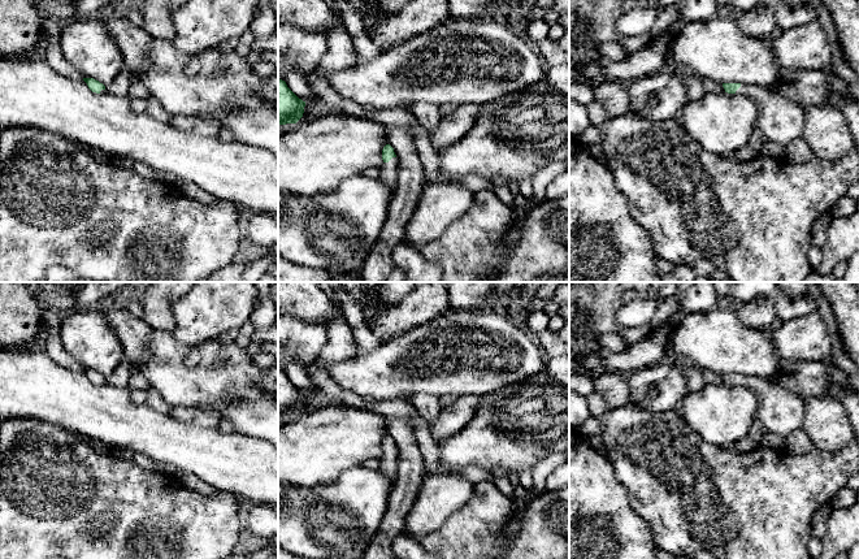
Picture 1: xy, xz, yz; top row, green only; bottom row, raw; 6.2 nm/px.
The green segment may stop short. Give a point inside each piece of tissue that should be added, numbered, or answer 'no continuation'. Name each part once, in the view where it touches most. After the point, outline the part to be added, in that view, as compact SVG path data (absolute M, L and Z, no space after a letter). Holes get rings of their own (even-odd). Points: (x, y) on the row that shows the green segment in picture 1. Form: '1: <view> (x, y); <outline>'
1: xz (389, 177); M392 157L389 162L385 162L383 169L379 173L379 179L391 191L394 191L398 186L396 168L398 168L398 160L396 157Z

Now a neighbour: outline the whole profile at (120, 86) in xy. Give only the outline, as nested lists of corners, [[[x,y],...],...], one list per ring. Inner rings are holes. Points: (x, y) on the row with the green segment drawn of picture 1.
[[[122,69],[116,78],[105,86],[105,92],[114,96],[129,98],[129,88],[131,86],[133,78],[126,69]]]

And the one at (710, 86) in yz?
[[[700,77],[700,78],[702,78],[703,87],[704,87],[706,92],[725,94],[725,90],[724,90],[721,82],[716,82],[710,78],[703,78],[703,77]]]

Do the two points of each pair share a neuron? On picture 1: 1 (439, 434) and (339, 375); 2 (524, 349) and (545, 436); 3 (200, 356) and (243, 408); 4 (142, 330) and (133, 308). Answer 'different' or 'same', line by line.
1: different
2: different
3: same
4: different

